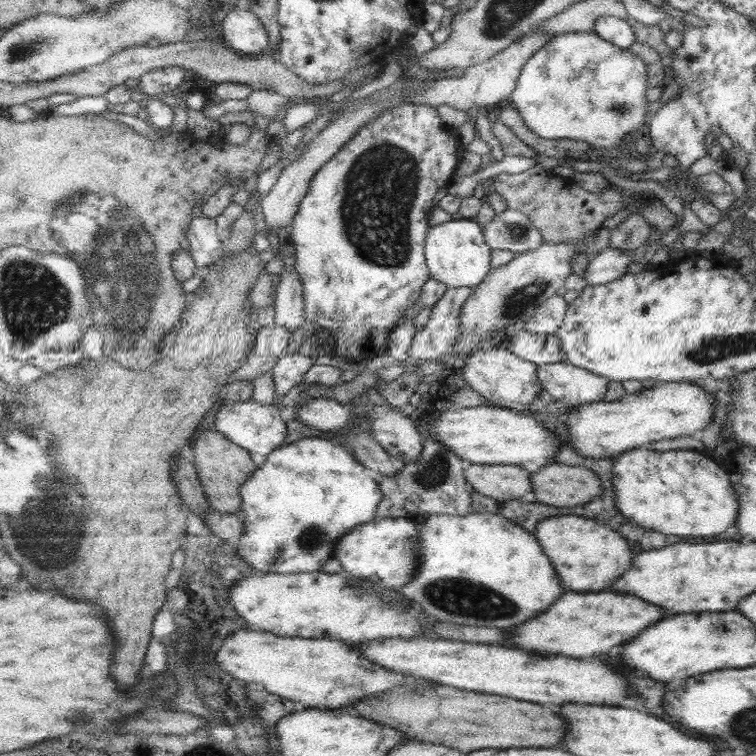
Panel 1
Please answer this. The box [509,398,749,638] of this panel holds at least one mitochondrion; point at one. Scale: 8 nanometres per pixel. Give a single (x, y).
(717, 628)

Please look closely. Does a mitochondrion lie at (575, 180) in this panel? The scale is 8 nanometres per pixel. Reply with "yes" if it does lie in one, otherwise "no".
no

